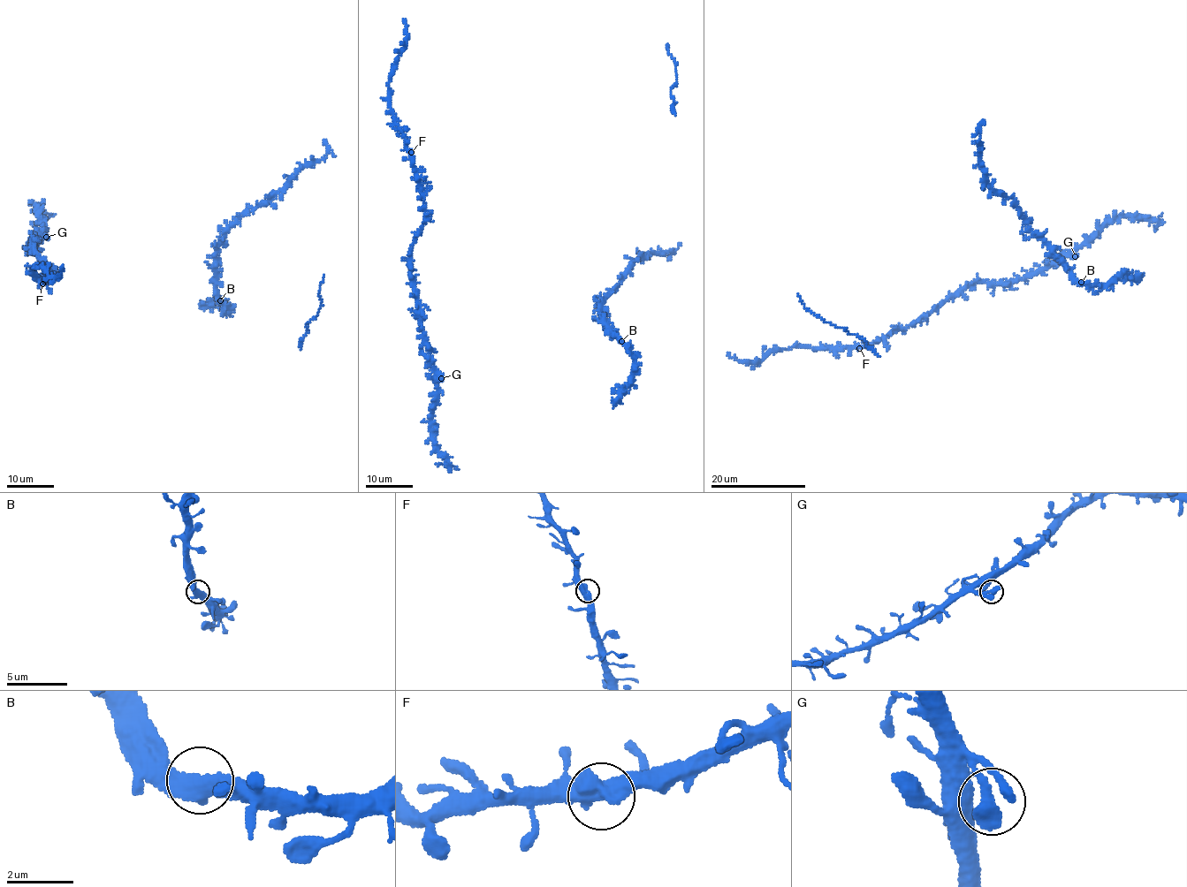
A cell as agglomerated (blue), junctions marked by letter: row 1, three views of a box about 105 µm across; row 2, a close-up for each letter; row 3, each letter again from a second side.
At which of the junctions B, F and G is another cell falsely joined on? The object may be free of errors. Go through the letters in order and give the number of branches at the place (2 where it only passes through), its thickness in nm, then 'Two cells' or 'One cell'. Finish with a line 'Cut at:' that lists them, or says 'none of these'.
B: Branches: 2. Thickness 440 nm. One cell
F: Branches: 2. Thickness 480 nm. One cell
G: Branches: 2. Thickness 400 nm. One cell
Cut at: none of these

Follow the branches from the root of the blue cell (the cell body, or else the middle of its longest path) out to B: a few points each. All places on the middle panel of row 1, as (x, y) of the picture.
B: (593, 318), (608, 327), (611, 333), (621, 341)

